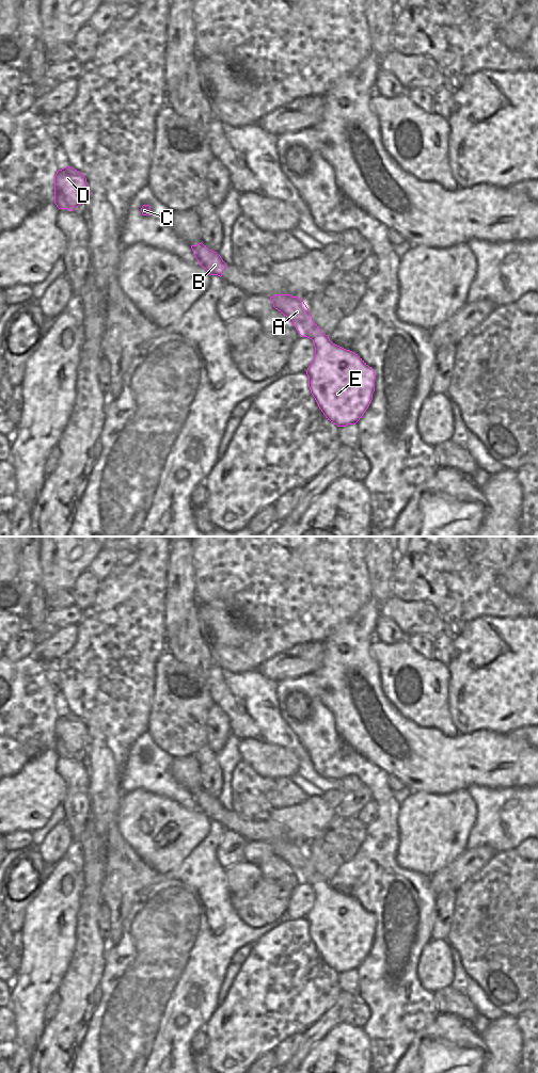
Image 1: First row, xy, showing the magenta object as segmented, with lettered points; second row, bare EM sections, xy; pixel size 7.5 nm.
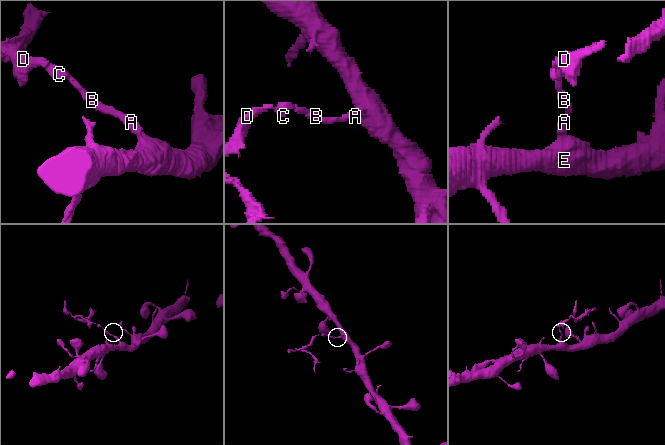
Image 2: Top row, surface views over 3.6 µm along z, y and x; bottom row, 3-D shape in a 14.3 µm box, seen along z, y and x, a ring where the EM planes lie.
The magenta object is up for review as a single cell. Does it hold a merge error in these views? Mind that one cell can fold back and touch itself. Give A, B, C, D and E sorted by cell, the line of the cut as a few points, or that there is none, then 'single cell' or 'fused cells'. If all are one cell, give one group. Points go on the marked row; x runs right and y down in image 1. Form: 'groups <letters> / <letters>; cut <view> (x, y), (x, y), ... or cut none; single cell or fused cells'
groups A B C D / E; cut xy (325, 334), (321, 334), (313, 341); fused cells

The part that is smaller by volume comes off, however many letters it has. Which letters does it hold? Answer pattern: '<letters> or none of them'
A, B, C, D

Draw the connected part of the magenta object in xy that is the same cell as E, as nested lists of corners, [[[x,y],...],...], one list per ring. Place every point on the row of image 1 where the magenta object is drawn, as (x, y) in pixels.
[[[326,334],[317,337],[313,345],[315,357],[306,370],[311,394],[328,420],[337,427],[355,425],[373,400],[375,370],[354,352],[333,343]]]

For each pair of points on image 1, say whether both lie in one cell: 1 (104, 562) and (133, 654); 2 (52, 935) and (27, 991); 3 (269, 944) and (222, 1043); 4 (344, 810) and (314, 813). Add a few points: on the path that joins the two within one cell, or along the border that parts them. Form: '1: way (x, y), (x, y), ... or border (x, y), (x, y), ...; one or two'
1: border (117, 564), (101, 580); two
2: way (47, 949), (44, 965), (37, 978); one
3: way (268, 969), (265, 999), (247, 1019); one
4: border (334, 810), (336, 816); two

